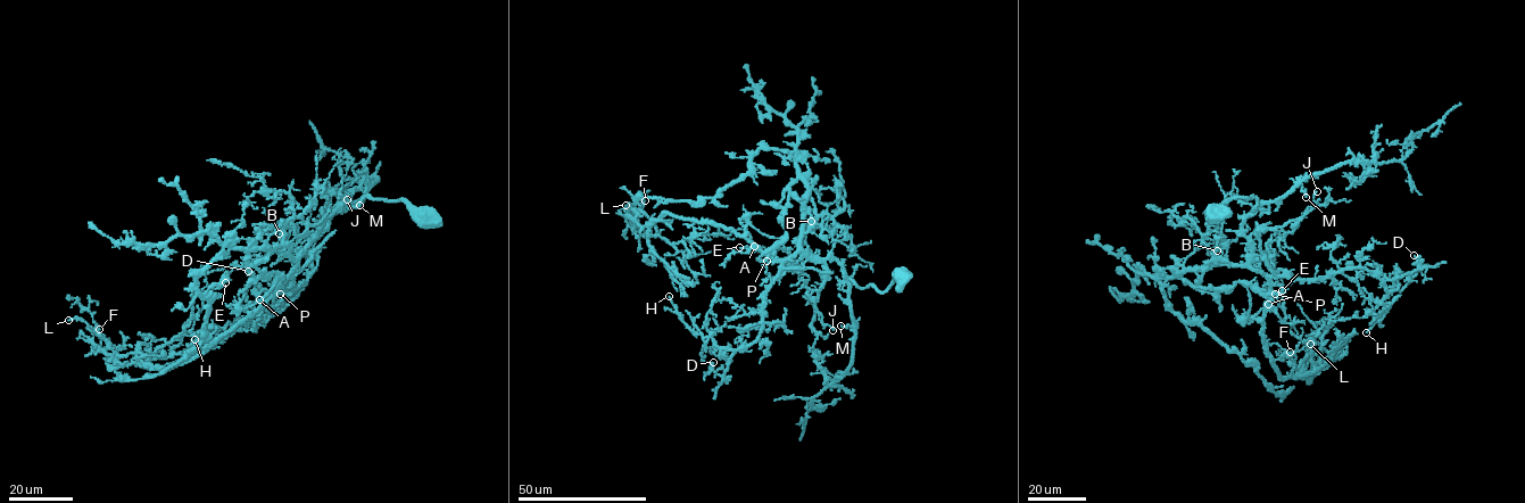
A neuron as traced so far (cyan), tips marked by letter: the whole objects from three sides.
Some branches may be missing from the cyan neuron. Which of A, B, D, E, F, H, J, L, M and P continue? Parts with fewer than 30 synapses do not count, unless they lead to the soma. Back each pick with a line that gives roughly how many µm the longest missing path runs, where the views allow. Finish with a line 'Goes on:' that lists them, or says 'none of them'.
E: about 20 µm are missing
Goes on: E

